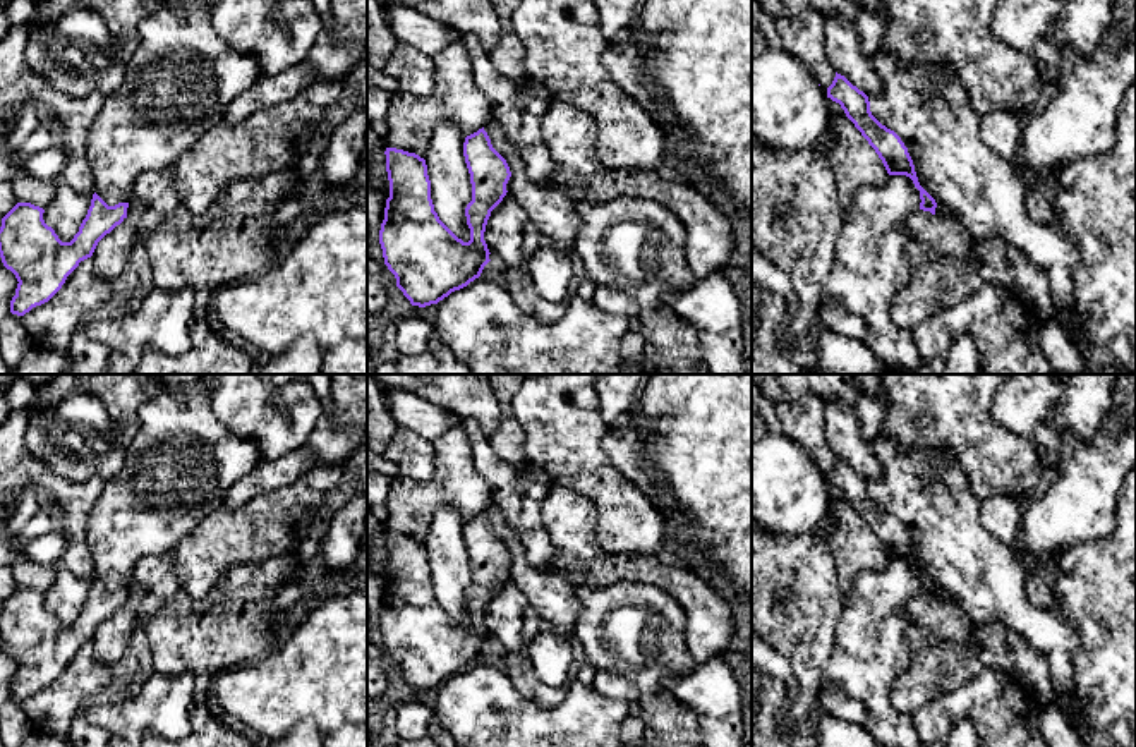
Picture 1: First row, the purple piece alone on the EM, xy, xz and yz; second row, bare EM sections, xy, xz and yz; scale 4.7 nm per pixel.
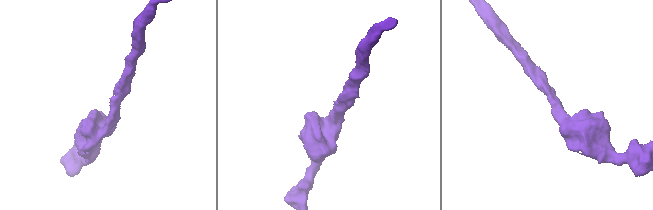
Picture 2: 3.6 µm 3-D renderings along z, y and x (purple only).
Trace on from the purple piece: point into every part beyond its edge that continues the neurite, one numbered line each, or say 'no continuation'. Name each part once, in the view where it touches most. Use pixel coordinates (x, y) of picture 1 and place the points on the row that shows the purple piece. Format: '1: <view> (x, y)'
no continuation

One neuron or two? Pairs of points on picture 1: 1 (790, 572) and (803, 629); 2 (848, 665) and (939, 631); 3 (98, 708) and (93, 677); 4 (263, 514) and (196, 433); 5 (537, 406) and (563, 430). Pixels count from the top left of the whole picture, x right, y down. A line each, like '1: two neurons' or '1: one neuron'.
1: one neuron
2: two neurons
3: two neurons
4: two neurons
5: one neuron

